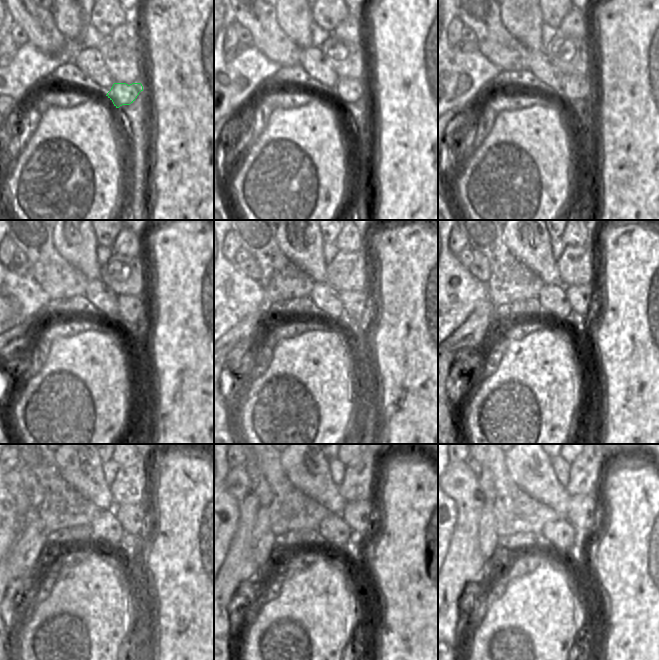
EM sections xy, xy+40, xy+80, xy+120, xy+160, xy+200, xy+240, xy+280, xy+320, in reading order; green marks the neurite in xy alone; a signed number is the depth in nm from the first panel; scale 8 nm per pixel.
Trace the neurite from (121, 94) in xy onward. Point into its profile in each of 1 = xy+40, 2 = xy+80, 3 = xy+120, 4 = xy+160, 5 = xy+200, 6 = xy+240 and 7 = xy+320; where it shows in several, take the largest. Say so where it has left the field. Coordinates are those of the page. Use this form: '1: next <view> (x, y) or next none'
1: next xy+40 (347, 90)
2: next xy+80 (575, 87)
3: next xy+120 (130, 306)
4: next xy+160 (354, 303)
5: next xy+200 (580, 297)
6: next xy+240 (133, 518)
7: next xy+320 (582, 511)

